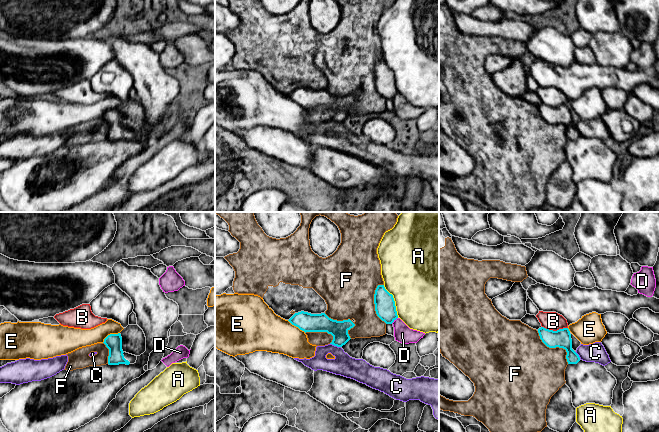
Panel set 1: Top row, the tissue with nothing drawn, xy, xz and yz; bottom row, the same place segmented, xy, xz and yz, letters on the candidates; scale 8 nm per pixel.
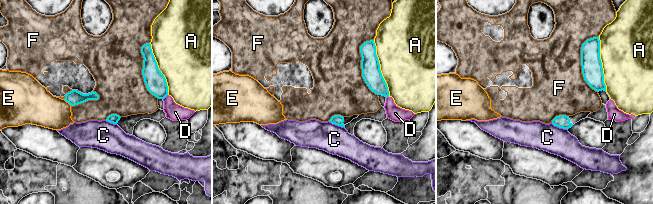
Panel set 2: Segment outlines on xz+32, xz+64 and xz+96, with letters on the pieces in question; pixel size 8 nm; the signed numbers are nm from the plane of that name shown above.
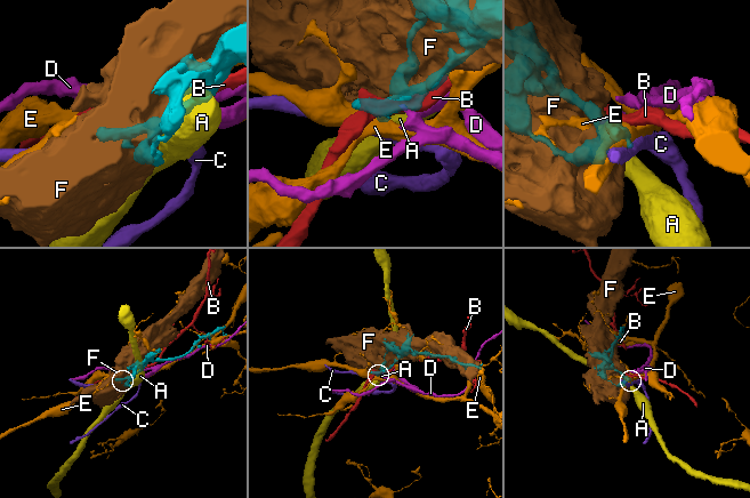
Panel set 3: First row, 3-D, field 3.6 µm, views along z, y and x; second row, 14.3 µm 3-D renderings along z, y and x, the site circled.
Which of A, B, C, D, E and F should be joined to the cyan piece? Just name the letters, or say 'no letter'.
no letter

